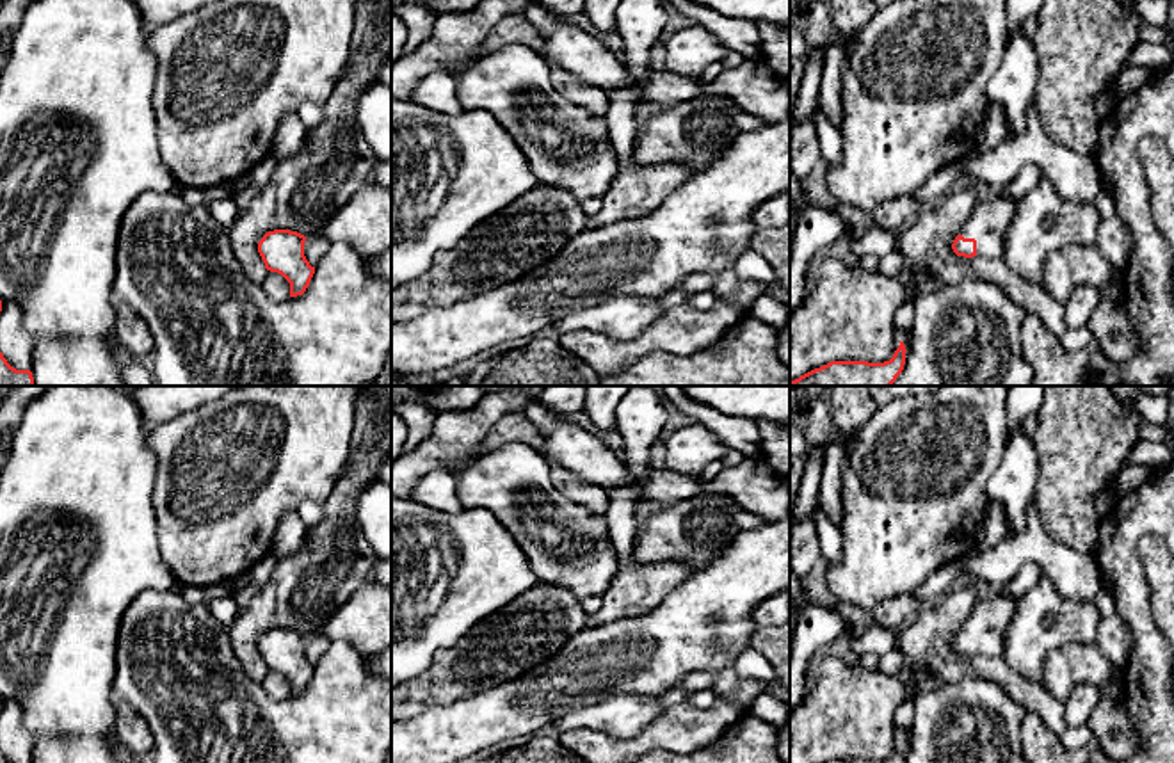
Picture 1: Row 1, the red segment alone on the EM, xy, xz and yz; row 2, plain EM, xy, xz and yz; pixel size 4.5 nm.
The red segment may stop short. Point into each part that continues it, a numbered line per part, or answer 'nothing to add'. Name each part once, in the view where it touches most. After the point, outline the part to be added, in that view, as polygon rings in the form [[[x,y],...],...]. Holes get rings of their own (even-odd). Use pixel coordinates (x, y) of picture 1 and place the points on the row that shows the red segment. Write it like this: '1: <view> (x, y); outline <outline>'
1: yz (988, 223); outline [[[1001,194],[982,196],[961,229],[964,238],[977,240],[977,256],[1003,258],[1007,228],[1017,199]]]

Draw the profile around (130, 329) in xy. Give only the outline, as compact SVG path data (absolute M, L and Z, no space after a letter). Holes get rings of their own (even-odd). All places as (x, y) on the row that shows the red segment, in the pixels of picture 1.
M116 302L114 338L141 359L149 359L155 347L155 338L146 322L125 302Z

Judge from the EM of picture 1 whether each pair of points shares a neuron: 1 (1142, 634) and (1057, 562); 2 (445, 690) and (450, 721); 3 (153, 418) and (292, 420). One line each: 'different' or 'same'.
1: different
2: different
3: different

